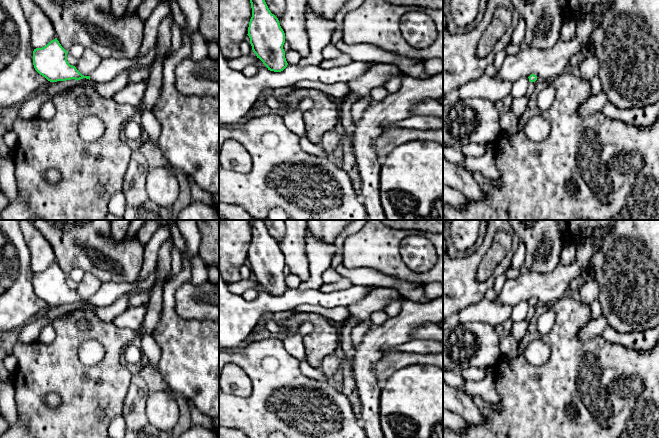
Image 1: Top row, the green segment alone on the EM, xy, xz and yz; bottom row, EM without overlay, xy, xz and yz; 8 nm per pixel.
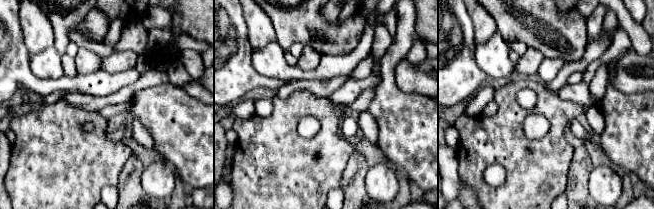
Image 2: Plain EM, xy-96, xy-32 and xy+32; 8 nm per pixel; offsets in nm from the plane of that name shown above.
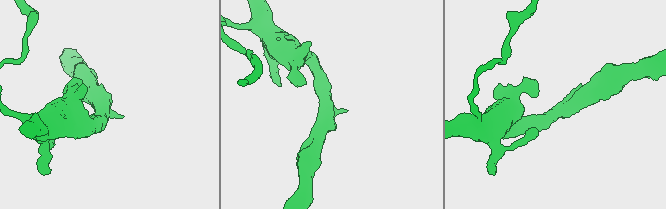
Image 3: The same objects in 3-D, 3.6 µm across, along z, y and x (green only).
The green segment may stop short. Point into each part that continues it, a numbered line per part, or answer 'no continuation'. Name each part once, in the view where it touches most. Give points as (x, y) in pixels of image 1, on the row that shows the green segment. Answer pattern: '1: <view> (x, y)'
1: xy (108, 69)

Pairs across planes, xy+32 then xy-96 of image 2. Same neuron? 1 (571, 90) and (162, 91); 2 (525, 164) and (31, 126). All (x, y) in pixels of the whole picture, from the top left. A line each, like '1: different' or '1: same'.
1: different
2: same

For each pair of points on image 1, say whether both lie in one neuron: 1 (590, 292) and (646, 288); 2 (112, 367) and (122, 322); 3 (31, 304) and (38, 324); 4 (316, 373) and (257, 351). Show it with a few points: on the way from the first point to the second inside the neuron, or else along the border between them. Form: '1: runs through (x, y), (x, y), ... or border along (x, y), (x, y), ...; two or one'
1: border along (595, 279), (599, 291), (597, 299); two
2: border along (112, 322), (119, 327), (127, 327), (135, 331); two
3: border along (28, 321), (20, 328); two
4: border along (299, 361), (299, 370), (303, 374), (319, 380); two

